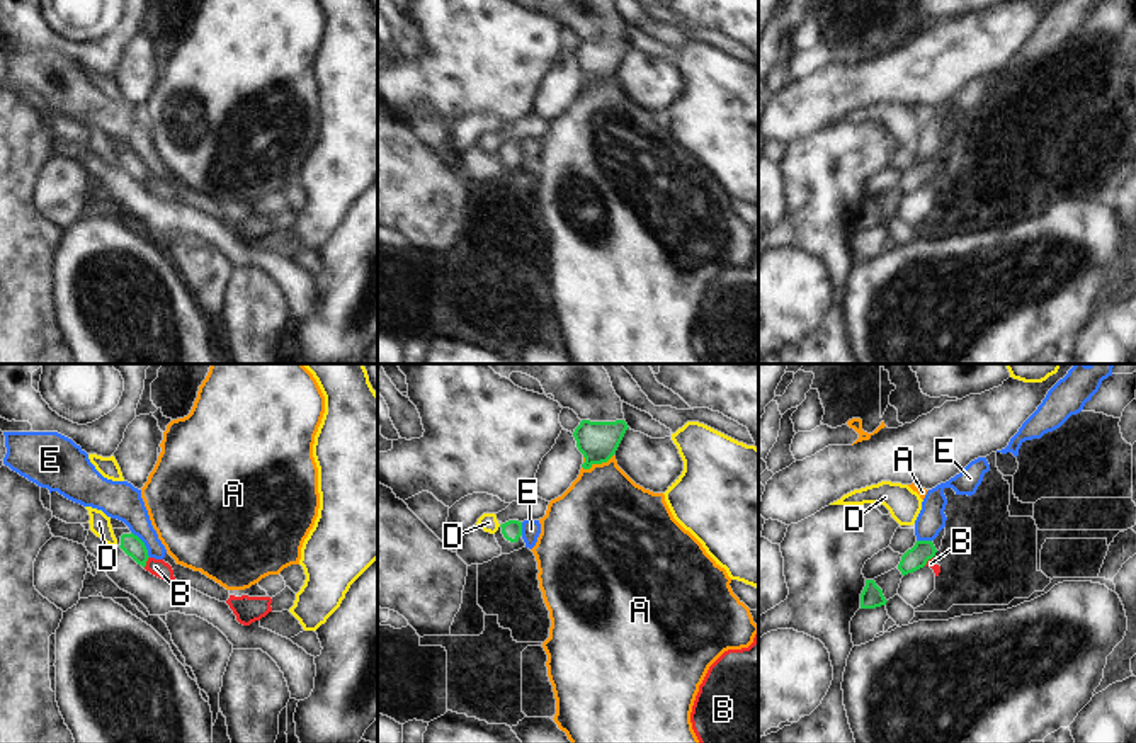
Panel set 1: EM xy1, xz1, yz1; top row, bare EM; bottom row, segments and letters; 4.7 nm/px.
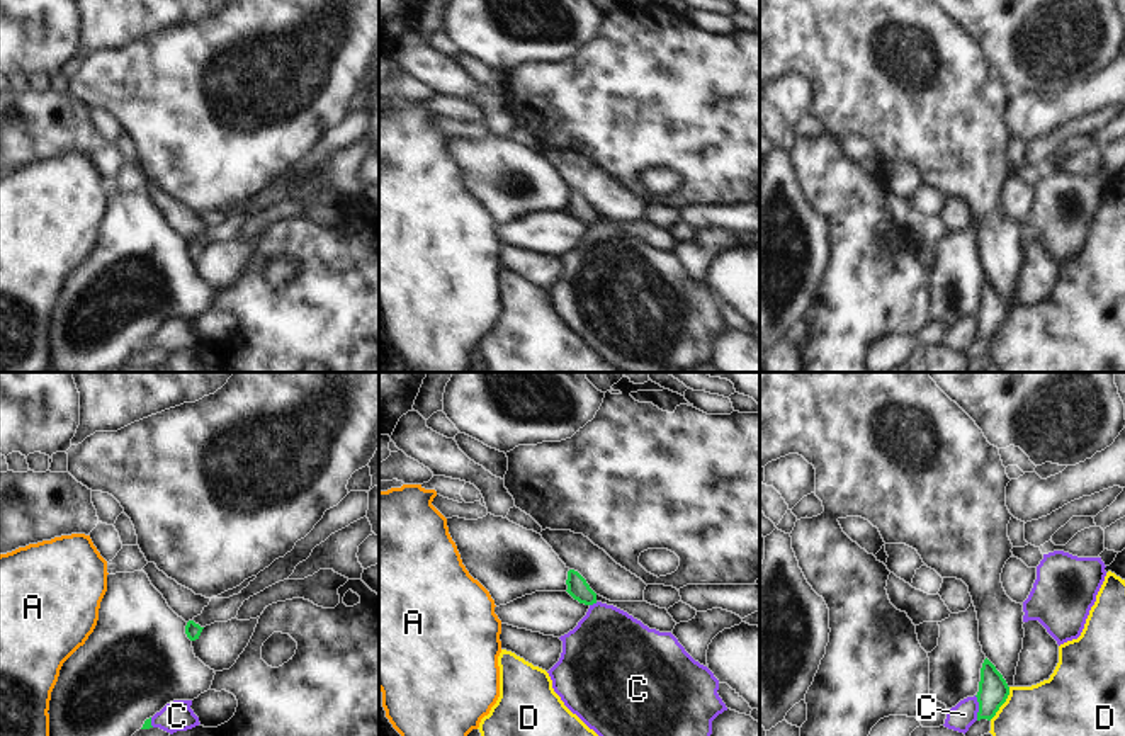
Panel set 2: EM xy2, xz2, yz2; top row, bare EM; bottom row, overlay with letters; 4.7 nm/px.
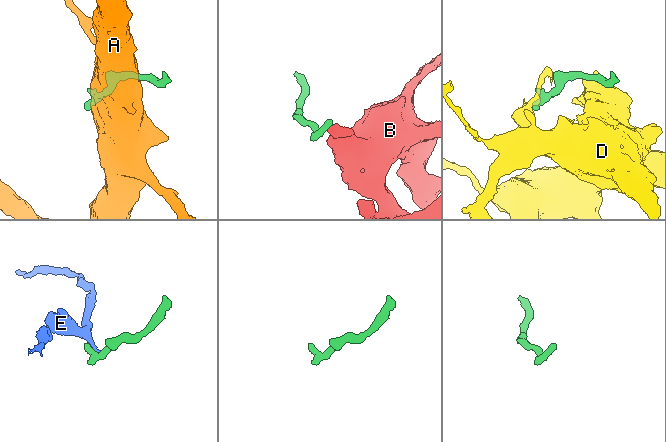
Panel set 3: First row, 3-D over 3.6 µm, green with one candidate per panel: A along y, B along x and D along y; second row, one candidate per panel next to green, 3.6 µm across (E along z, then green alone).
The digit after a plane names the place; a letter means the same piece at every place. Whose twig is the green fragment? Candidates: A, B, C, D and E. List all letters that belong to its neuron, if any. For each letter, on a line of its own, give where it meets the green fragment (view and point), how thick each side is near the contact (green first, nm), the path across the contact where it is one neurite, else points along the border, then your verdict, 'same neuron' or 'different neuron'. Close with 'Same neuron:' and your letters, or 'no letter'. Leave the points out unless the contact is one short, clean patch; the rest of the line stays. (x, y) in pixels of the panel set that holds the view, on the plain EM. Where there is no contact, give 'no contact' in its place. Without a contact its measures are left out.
A: meets green in xz1 at (597, 82); 190 nm thick on the green side, 420 nm on the other; different neuron
B: meets green in xy1 at (147, 179); 100 nm thick on the green side, 80 nm on the other; border along xy1 (148, 175), (143, 186); different neuron
C: meets green in yz2 at (979, 327); 140 nm thick on the green side, 120 nm on the other; different neuron
D: meets green in yz2 at (1003, 322); 140 nm thick on the green side, 460 nm on the other; different neuron
E: meets green in xy1 at (143, 164); 100 nm thick on the green side, 180 nm on the other; border along xy1 (131, 150), (143, 162), (150, 175); different neuron
Same neuron: no letter

